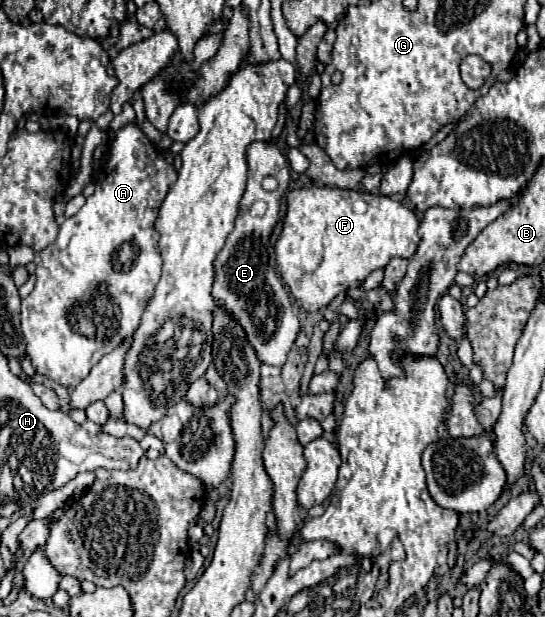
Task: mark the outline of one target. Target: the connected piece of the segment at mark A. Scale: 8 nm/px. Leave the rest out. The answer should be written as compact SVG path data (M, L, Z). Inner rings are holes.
M127 124L111 140L109 160L97 170L95 194L85 206L61 224L57 240L35 254L35 290L21 304L21 330L27 340L27 358L37 374L53 382L75 388L91 368L125 338L133 336L151 292L161 276L159 252L155 252L155 212L163 196L175 184L175 168L147 140L137 124Z

